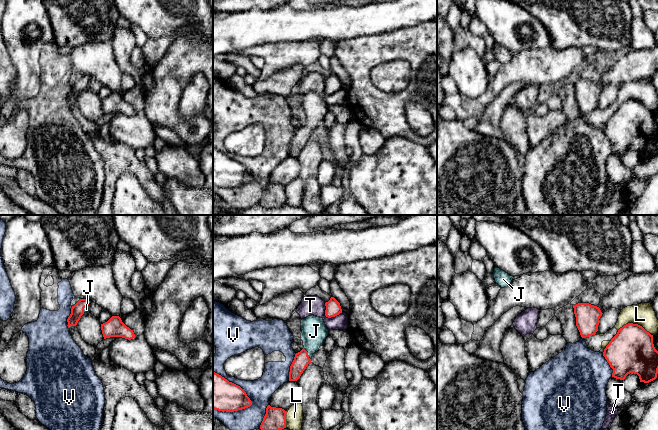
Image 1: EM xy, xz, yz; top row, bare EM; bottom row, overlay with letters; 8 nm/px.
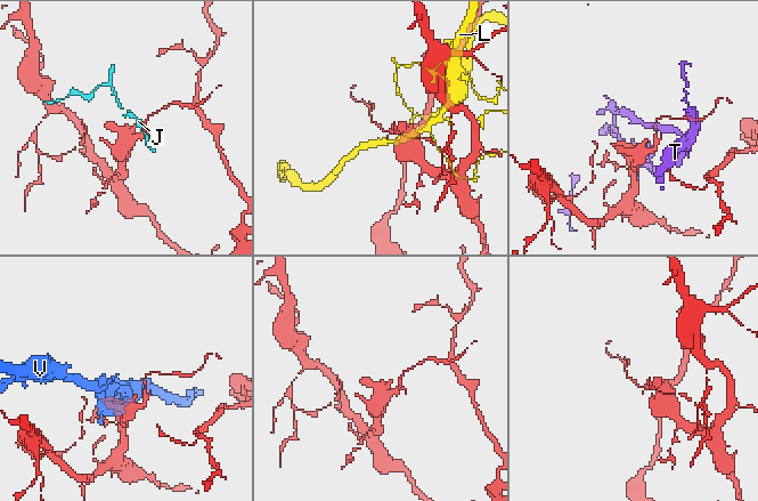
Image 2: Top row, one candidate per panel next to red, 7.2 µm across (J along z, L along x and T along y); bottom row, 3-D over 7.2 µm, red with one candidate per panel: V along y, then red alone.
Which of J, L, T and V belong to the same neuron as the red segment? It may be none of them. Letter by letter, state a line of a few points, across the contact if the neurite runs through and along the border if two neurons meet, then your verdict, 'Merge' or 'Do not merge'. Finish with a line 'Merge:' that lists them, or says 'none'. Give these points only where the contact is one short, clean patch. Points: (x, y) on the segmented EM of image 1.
J: Merge
L: Do not merge
T: Do not merge
V: Do not merge
Merge: J

